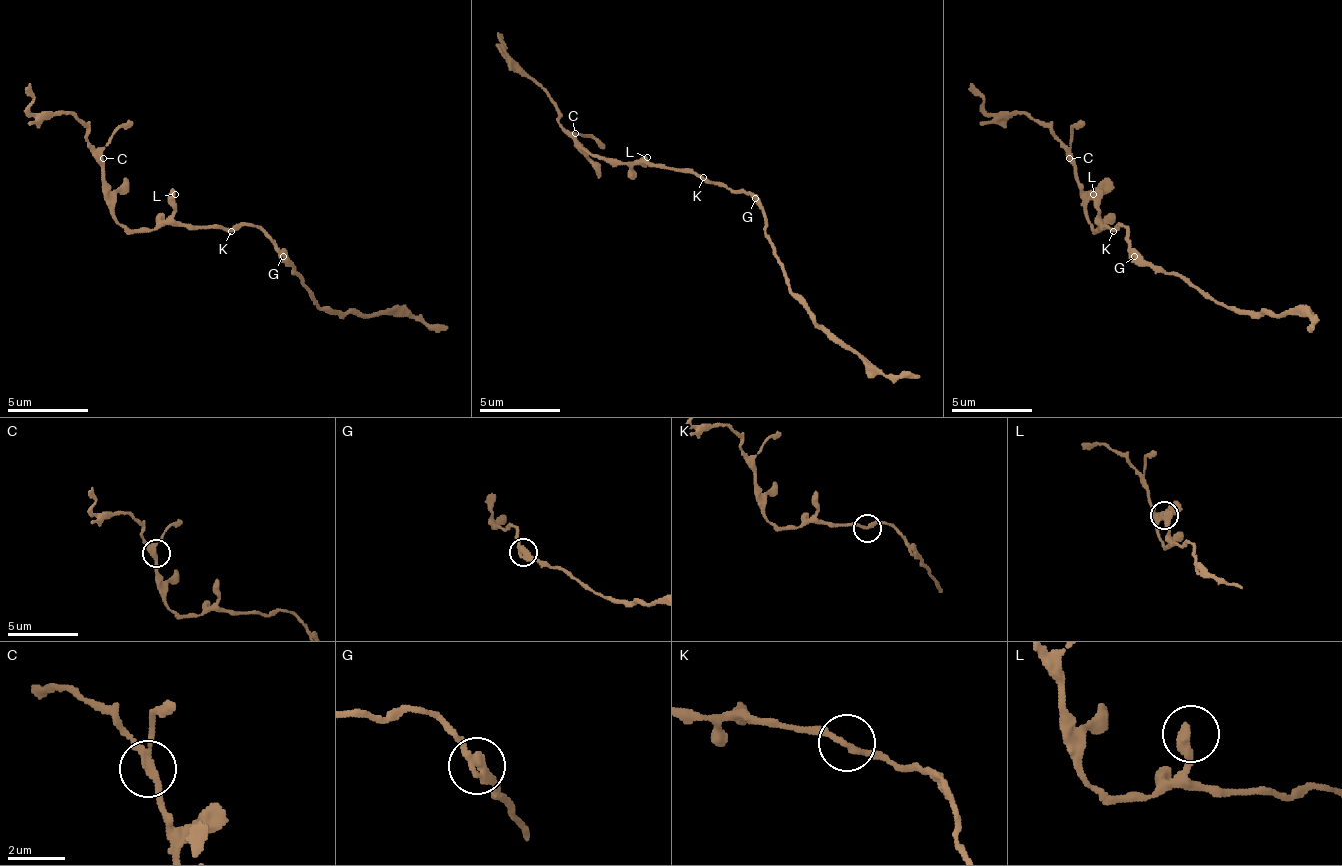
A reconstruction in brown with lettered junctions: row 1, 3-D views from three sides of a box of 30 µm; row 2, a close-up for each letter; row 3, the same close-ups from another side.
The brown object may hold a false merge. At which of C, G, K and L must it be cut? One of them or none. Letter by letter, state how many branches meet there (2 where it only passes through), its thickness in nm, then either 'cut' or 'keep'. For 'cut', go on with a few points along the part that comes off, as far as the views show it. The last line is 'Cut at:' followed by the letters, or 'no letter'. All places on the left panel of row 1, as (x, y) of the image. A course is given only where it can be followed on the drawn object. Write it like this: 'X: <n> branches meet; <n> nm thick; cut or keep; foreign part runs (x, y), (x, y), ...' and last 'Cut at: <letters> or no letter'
C: 3 branches meet; 260 nm thick; keep
G: 2 branches meet; 320 nm thick; keep
K: 2 branches meet; 220 nm thick; keep
L: 1 branches meet; 480 nm thick; keep
Cut at: no letter

